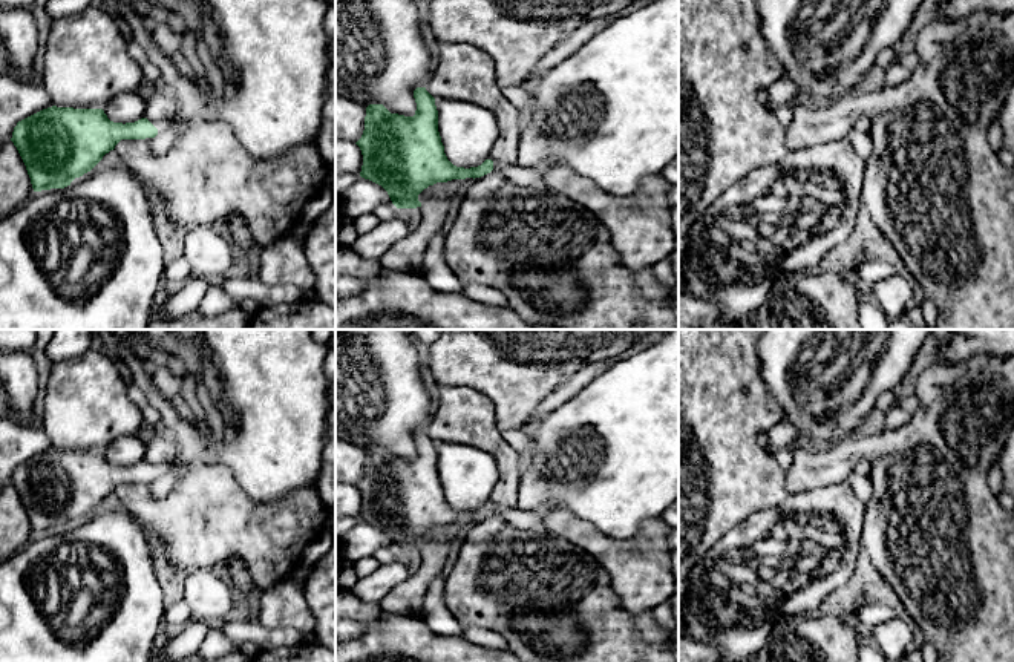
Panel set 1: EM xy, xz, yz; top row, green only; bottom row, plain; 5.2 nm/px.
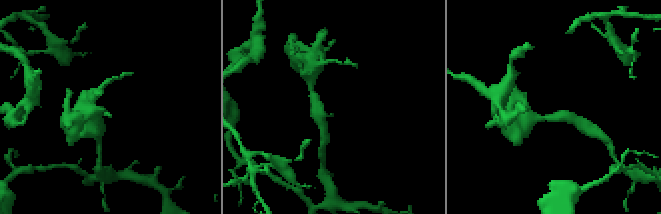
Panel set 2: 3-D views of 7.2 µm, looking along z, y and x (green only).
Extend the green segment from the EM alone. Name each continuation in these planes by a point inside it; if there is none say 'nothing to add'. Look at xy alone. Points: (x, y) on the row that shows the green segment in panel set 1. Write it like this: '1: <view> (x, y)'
1: xy (161, 126)

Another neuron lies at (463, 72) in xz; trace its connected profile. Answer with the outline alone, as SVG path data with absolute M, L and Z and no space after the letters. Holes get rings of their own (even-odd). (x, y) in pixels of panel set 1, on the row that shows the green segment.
M440 43L438 61L426 90L435 100L466 100L492 110L499 132L490 158L498 166L516 162L525 115L502 95L496 81L496 66L489 54L472 44Z

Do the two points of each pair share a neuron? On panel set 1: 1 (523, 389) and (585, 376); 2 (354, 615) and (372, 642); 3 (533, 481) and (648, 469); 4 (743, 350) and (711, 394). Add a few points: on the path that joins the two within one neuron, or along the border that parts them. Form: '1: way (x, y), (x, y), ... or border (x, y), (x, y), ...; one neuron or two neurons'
1: border (598, 360), (576, 371), (539, 403); two neurons
2: border (383, 612), (371, 627), (351, 641); two neurons
3: way (562, 485), (590, 485), (607, 469), (619, 469); one neuron
4: way (732, 360), (711, 383); one neuron

